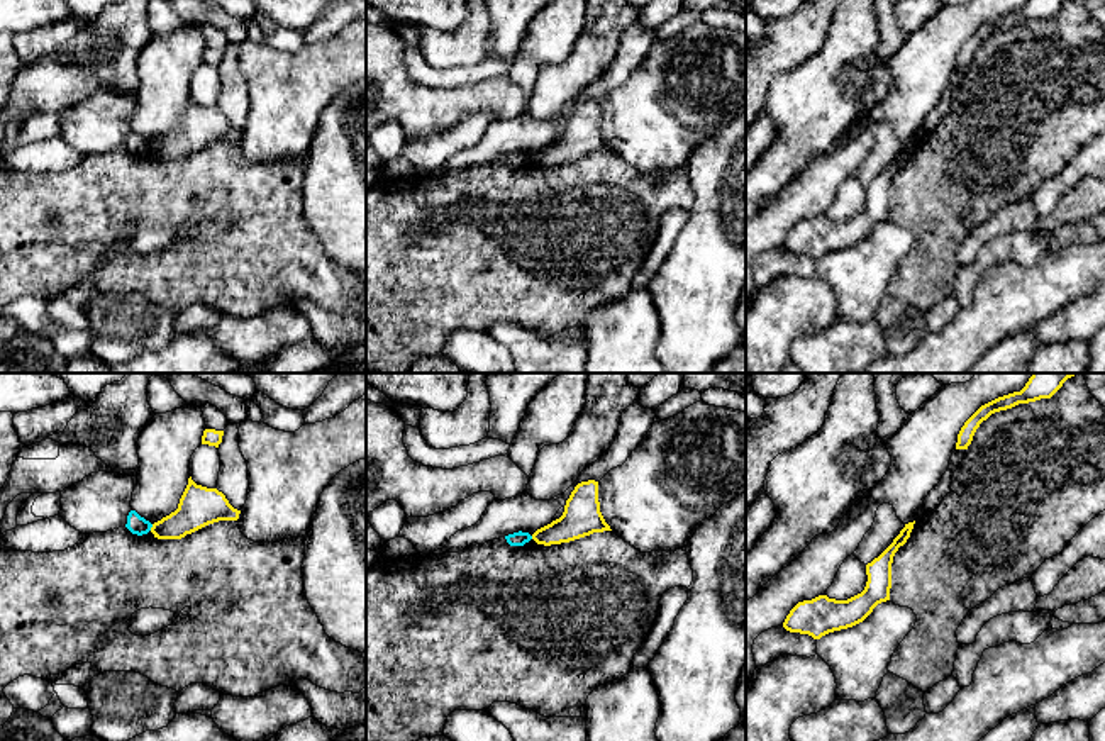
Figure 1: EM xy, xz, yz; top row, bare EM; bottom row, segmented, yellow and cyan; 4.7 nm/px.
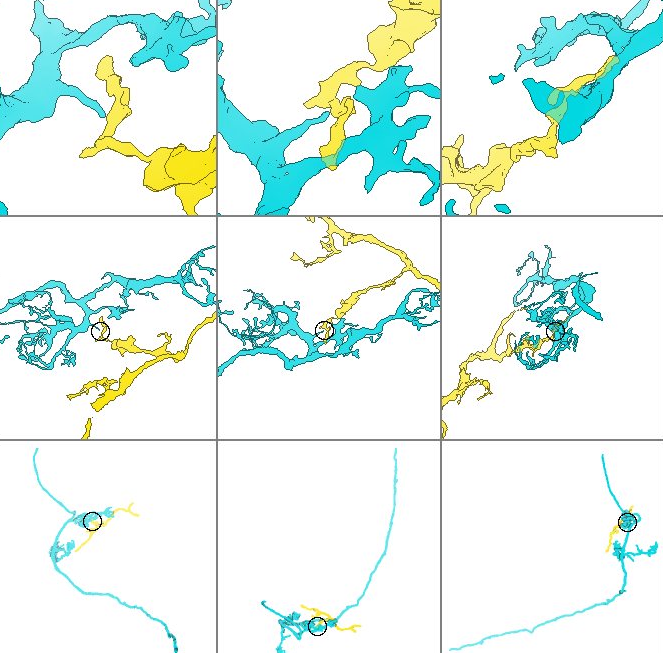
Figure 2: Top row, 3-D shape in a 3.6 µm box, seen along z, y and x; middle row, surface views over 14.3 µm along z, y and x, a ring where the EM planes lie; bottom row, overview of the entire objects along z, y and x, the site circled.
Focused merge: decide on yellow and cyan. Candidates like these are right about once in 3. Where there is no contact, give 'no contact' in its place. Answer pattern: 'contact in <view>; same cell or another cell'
contact in xy; another cell

